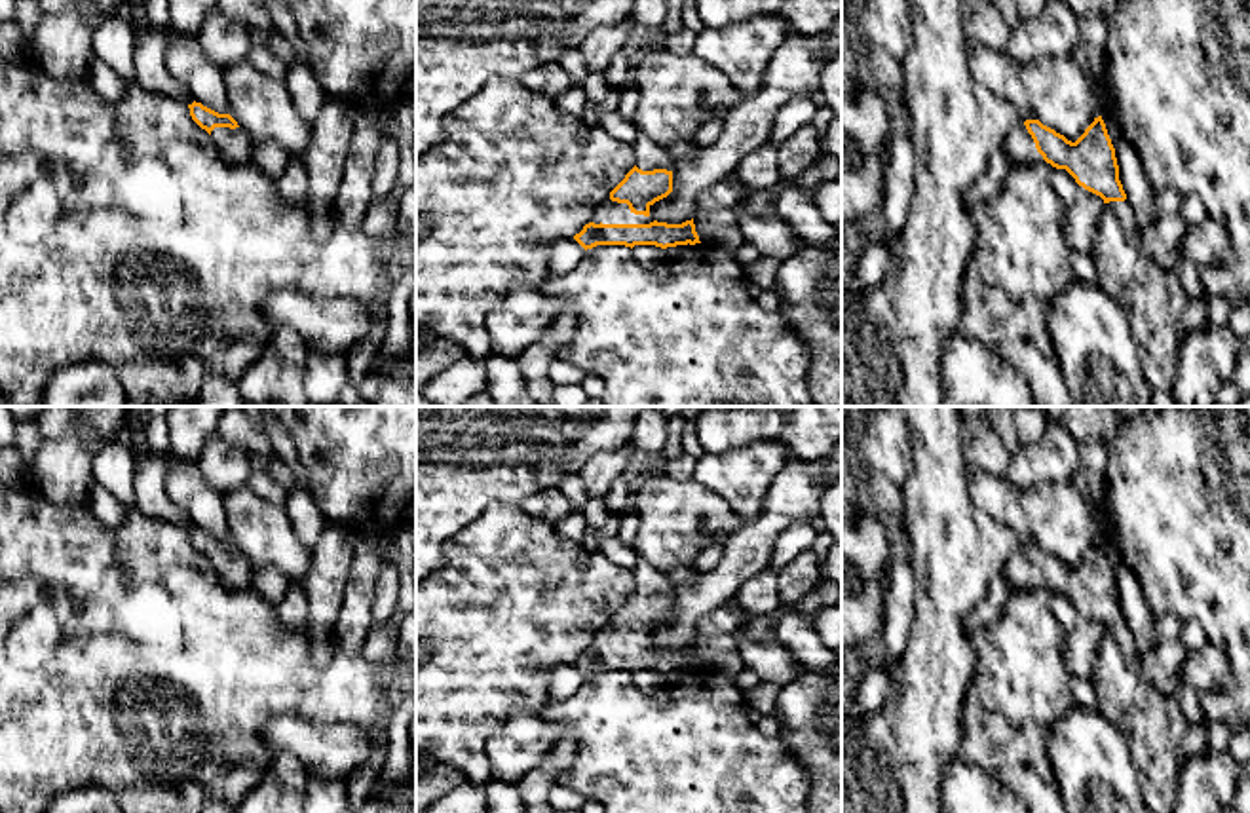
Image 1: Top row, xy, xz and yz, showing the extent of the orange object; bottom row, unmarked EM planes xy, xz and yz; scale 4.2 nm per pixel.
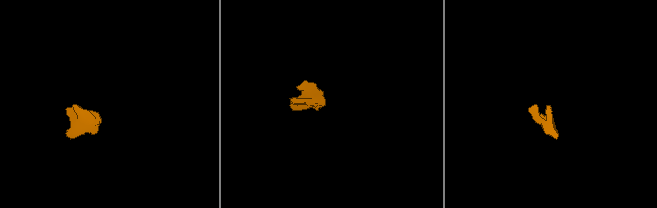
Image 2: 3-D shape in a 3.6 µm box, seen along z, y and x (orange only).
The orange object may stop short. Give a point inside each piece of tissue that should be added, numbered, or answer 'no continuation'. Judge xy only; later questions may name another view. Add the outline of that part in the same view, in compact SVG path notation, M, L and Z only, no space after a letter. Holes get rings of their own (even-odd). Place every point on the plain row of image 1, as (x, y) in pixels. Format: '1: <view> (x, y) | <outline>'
1: xy (232, 570) | M215 553L211 557L217 577L230 589L247 589L251 562L245 555Z

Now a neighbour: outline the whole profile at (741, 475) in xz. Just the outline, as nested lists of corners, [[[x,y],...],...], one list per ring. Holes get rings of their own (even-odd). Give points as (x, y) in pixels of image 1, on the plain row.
[[[764,439],[722,452],[703,450],[693,481],[716,492],[747,522],[760,513],[766,490],[786,463],[786,446]]]

